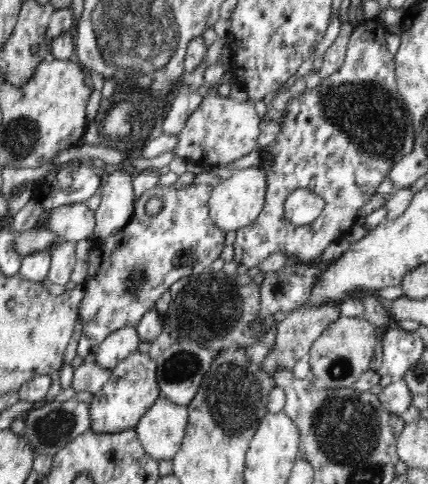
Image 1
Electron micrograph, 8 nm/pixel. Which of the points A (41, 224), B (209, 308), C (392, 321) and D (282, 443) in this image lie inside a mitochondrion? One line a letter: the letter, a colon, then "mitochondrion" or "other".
A: other
B: mitochondrion
C: other
D: other

